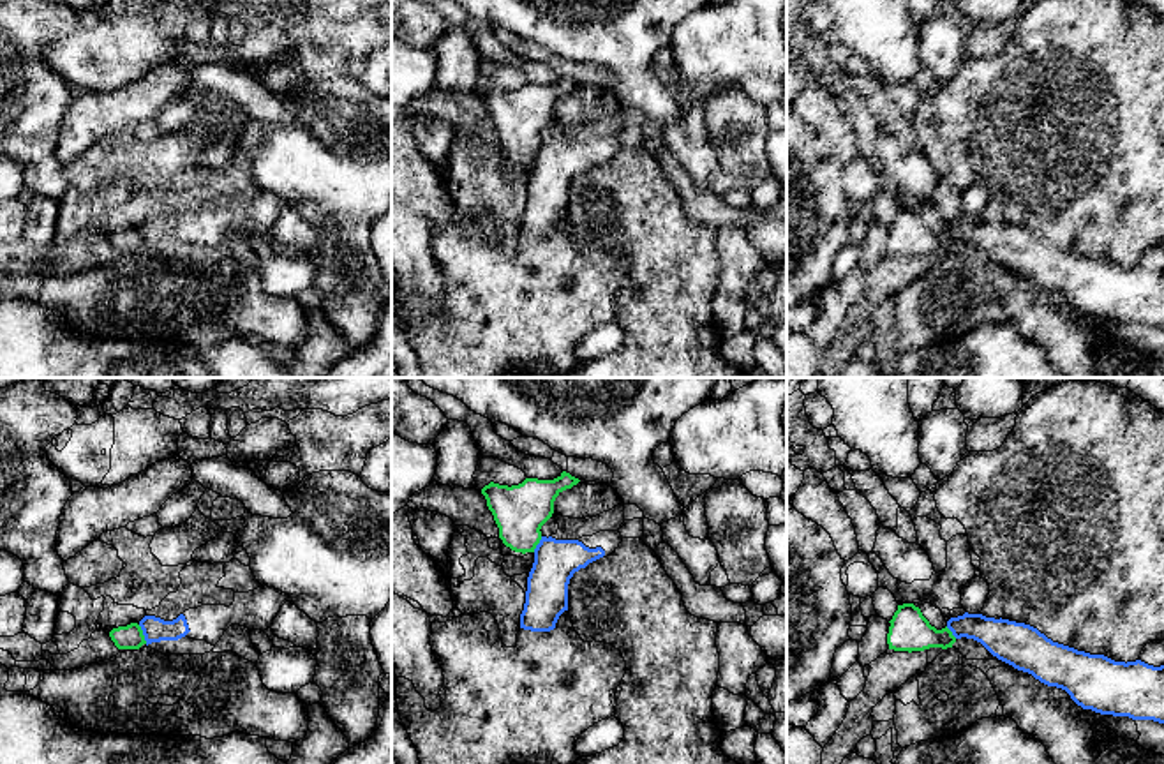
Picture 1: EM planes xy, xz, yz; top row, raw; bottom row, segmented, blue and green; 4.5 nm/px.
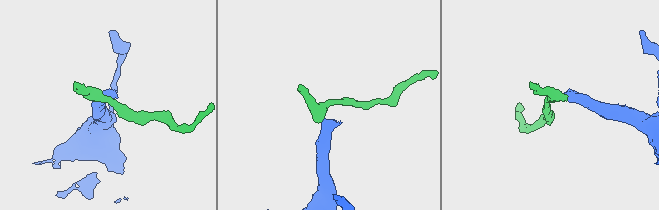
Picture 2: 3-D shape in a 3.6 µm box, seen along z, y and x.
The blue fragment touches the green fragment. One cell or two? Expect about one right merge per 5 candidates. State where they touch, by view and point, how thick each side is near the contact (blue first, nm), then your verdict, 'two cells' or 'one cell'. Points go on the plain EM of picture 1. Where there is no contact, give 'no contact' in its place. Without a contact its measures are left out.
contact xy (143, 239); calibres 110 and 110 nm; two cells

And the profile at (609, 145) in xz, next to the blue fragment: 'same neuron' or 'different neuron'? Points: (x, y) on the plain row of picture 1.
same neuron

